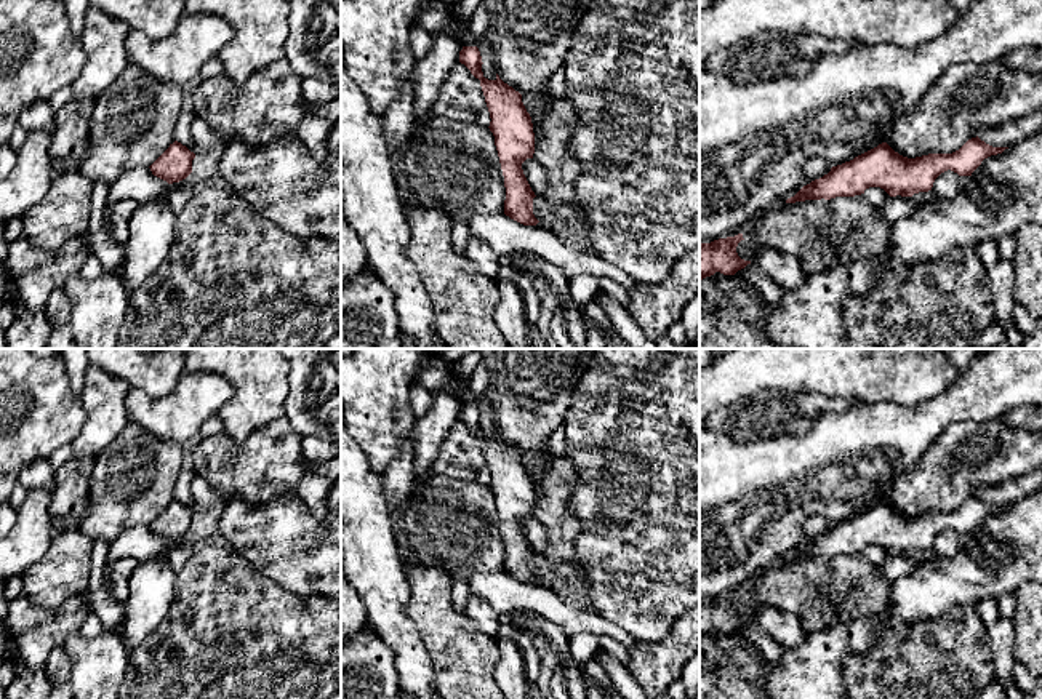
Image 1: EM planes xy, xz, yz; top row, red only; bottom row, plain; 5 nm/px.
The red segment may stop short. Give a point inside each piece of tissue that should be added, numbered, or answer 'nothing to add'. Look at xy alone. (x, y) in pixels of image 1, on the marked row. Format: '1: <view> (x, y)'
nothing to add

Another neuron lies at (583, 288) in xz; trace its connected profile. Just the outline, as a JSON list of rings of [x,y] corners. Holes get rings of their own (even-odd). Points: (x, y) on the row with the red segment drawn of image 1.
[[[581,274],[581,275],[570,278],[568,280],[570,298],[579,307],[592,302],[592,299],[600,291],[599,282],[600,282],[600,278],[592,277],[592,275],[586,275],[586,274]]]

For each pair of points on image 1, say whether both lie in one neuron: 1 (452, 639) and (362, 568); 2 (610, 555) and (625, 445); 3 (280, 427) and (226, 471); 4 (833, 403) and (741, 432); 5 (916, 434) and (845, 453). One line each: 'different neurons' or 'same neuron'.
1: different neurons
2: same neuron
3: same neuron
4: same neuron
5: same neuron

